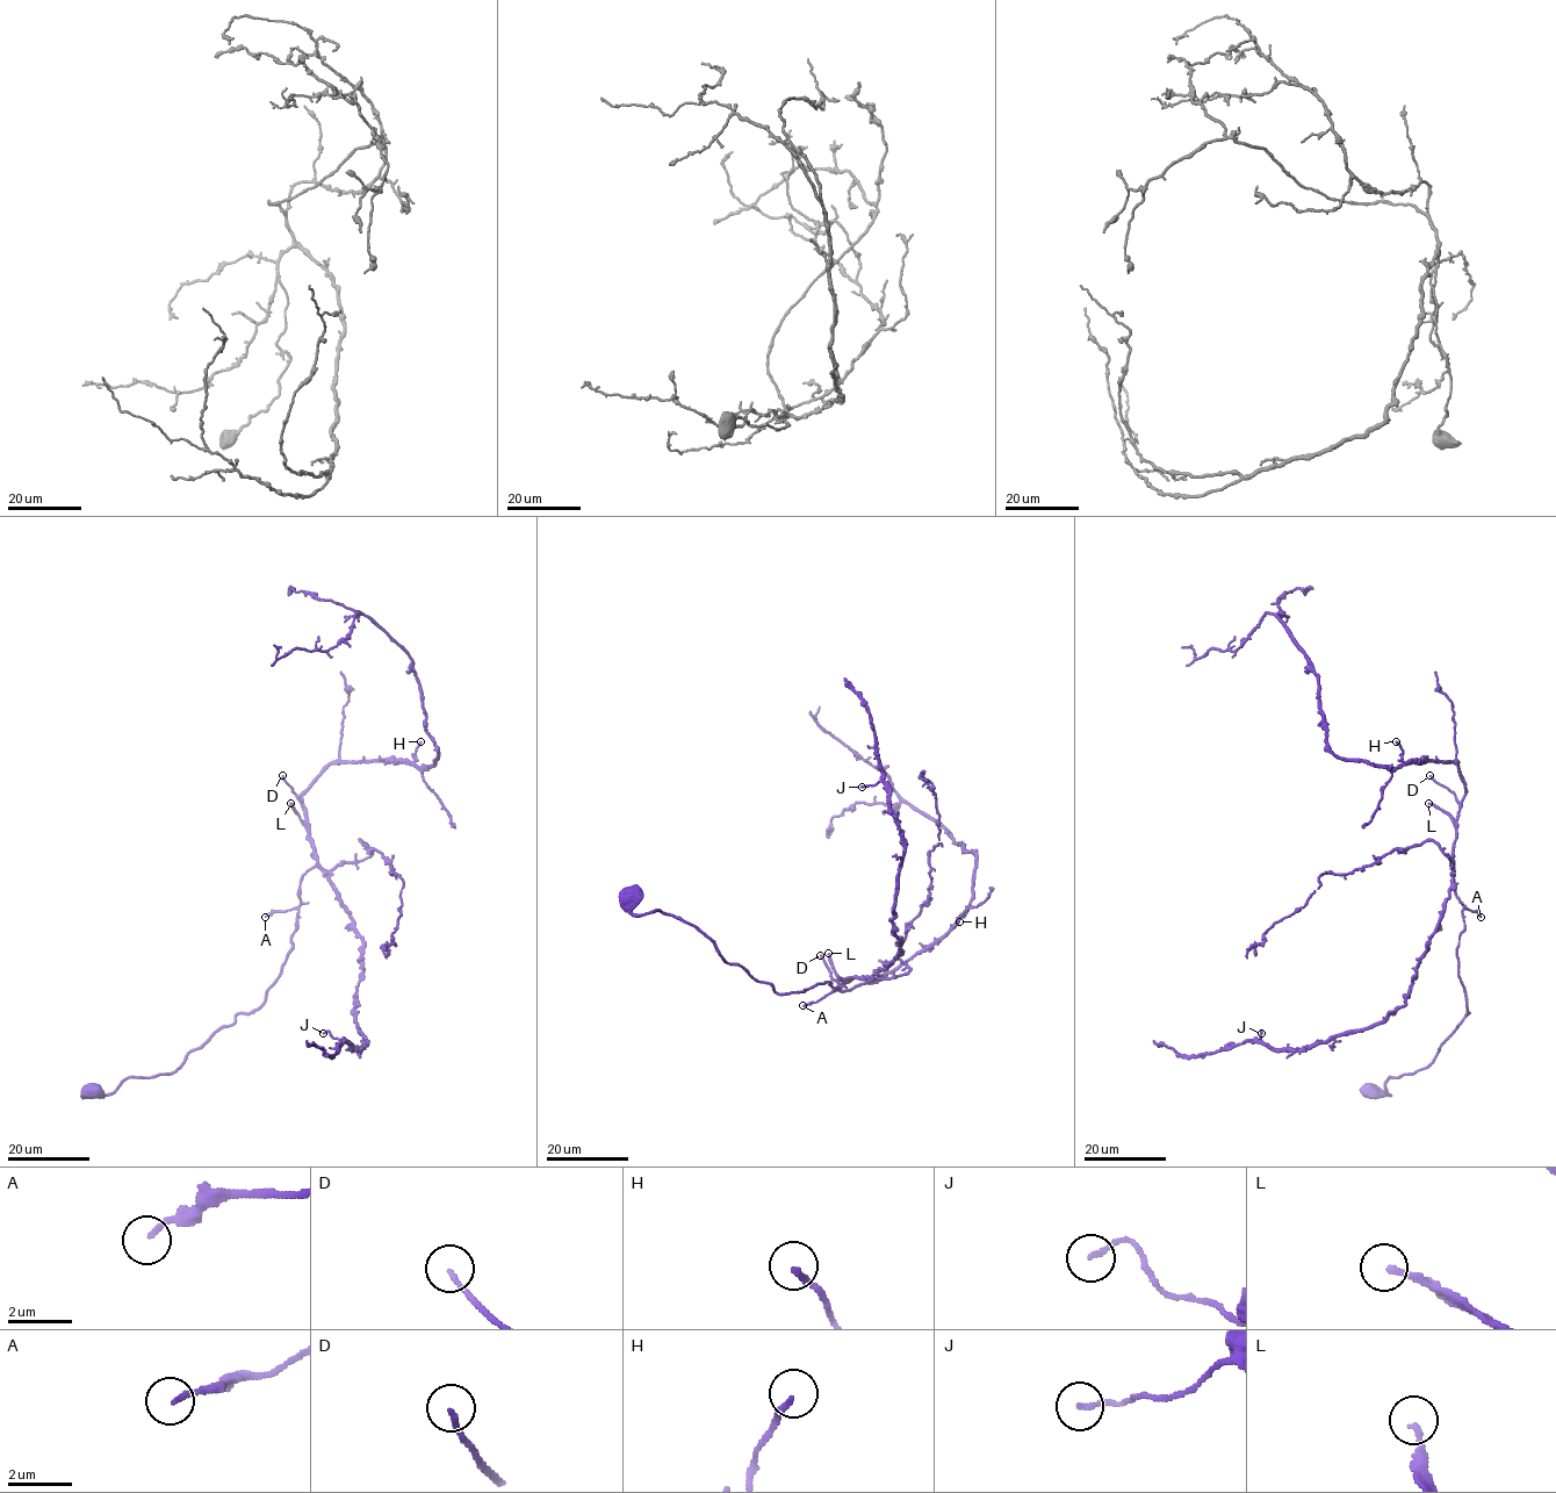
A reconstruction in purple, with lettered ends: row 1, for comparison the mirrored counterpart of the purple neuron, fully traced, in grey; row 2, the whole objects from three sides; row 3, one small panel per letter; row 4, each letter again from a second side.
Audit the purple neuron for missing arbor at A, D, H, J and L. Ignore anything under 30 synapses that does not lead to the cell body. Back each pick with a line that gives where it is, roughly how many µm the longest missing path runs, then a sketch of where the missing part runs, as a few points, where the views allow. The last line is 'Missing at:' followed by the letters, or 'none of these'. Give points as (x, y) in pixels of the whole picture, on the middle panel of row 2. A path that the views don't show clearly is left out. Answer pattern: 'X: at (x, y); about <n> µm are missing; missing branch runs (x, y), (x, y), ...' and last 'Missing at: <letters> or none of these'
L: at (828, 953); about 120 µm are missing; missing branch runs (828, 953), (821, 927), (826, 896), (945, 759), (958, 712), (960, 665), (952, 618), (943, 617)
Missing at: L

